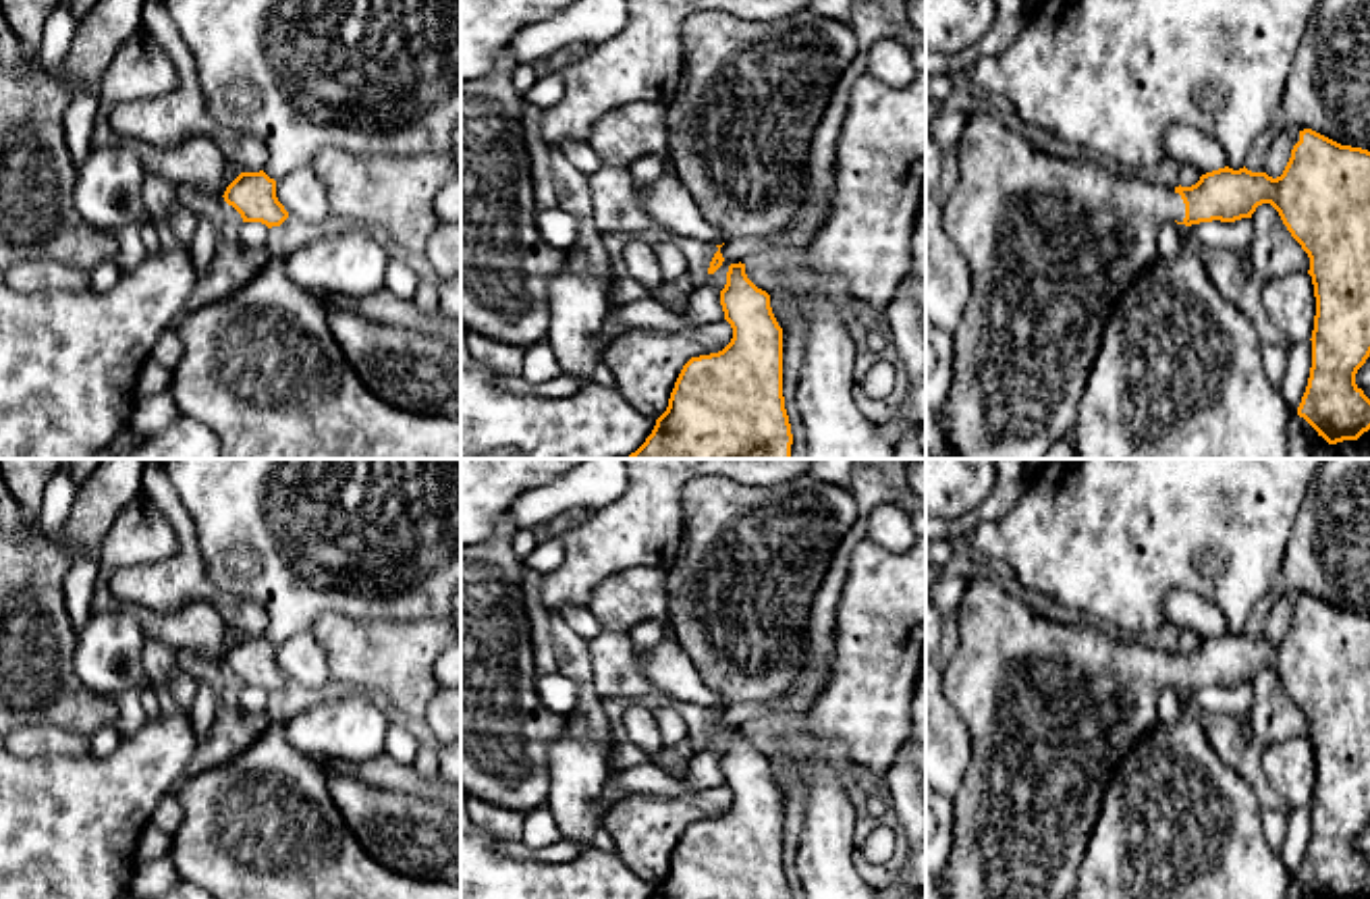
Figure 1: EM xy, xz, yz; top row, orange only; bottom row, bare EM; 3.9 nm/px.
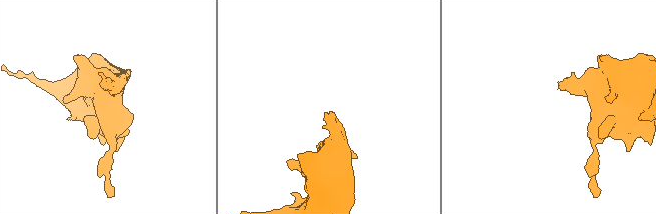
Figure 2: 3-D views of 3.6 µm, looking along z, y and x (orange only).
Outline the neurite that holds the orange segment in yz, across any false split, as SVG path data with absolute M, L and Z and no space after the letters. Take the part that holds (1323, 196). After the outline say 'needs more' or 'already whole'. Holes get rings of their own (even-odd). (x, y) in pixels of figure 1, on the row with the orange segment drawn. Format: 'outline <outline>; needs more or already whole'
outline M969 102L965 131L957 143L959 176L942 222L949 239L963 253L974 291L963 320L953 332L955 367L940 426L957 459L1042 459L1073 430L1081 394L1096 361L1102 330L1127 287L1158 255L1156 235L1162 224L1235 222L1252 218L1258 206L1270 203L1291 237L1310 257L1316 297L1312 330L1312 367L1297 407L1328 444L1358 440L1370 430L1370 399L1355 384L1358 370L1370 357L1370 152L1341 145L1312 129L1299 141L1281 176L1229 166L1206 172L1191 187L1169 189L1152 176L1117 174L1111 164L1081 156L1063 160L1036 147L1023 133L1007 129L982 102Z; needs more

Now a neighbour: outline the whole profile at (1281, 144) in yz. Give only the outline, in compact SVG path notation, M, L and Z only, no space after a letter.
M1287 129L1275 135L1270 139L1270 149L1264 158L1262 172L1266 172L1272 179L1281 176L1291 158L1291 149L1297 141L1299 141L1299 129Z

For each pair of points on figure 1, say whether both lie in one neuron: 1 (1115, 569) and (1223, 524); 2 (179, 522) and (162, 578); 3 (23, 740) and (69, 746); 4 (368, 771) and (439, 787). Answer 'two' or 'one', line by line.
1: one
2: one
3: one
4: one

